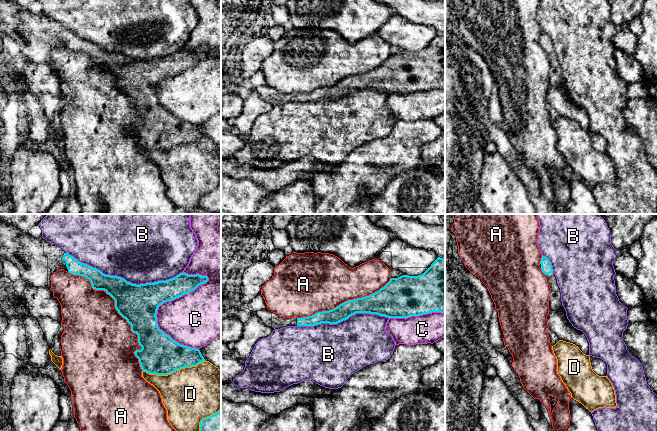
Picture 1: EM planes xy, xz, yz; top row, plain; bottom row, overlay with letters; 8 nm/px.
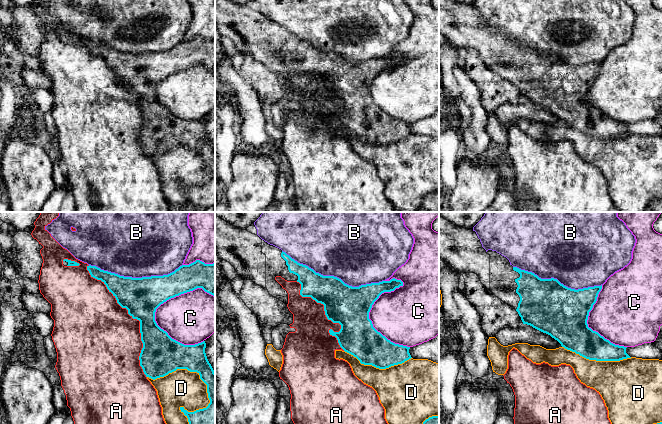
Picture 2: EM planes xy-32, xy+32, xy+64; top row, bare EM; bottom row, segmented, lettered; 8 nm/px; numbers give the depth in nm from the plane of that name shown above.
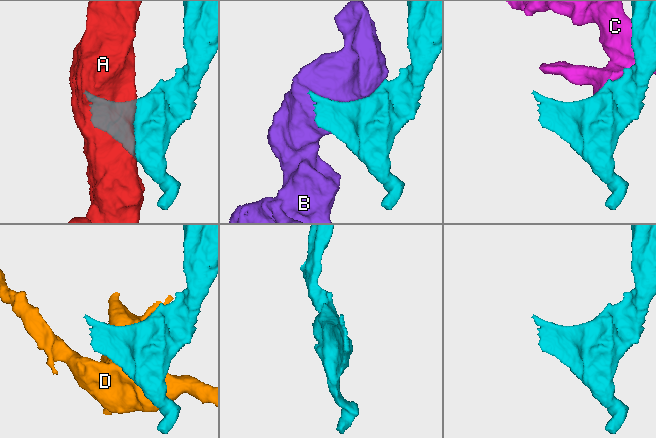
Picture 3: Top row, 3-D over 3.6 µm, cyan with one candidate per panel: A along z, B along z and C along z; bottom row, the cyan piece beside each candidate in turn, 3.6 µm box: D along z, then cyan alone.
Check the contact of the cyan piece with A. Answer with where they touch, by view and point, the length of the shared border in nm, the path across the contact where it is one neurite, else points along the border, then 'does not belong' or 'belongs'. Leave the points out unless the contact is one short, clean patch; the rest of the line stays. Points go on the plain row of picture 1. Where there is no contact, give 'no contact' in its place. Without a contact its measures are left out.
xy (118, 88) | 1000 nm | does not belong

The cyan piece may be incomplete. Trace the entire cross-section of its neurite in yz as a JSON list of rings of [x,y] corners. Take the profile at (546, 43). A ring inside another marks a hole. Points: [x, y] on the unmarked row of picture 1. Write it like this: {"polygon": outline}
{"polygon": [[[542,32],[539,42],[542,48],[546,51],[547,58],[551,64],[549,70],[549,86],[557,87],[562,83],[561,68],[557,60],[556,52],[553,49],[551,38],[547,33]]]}

